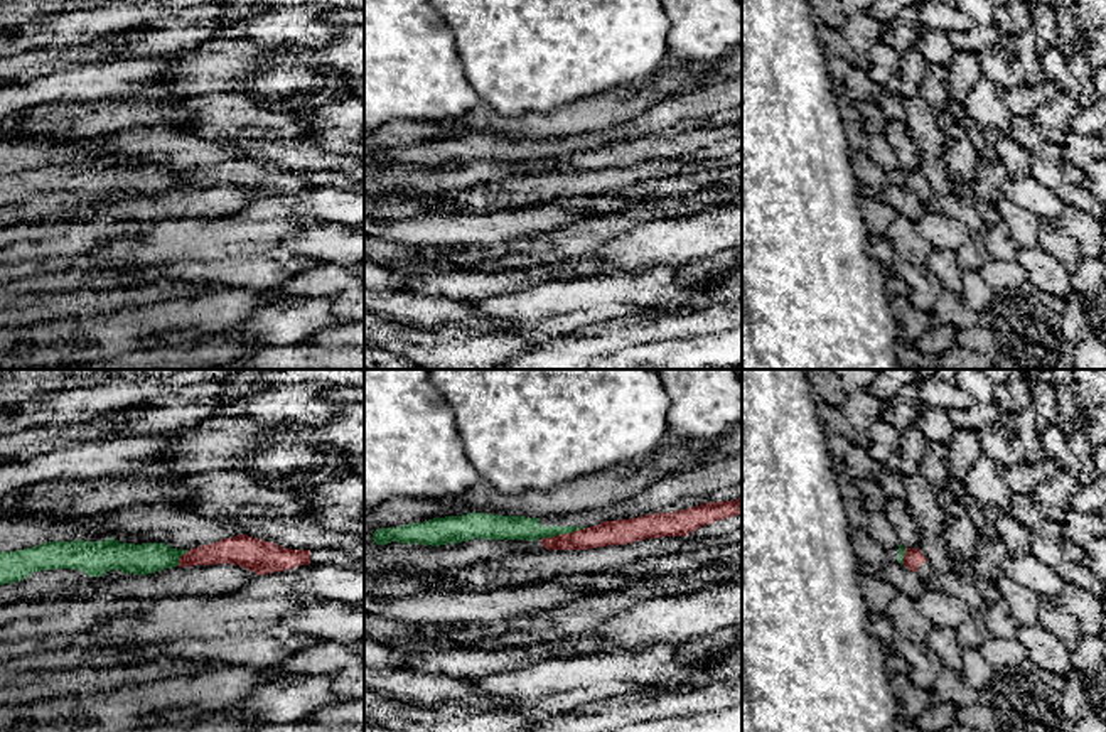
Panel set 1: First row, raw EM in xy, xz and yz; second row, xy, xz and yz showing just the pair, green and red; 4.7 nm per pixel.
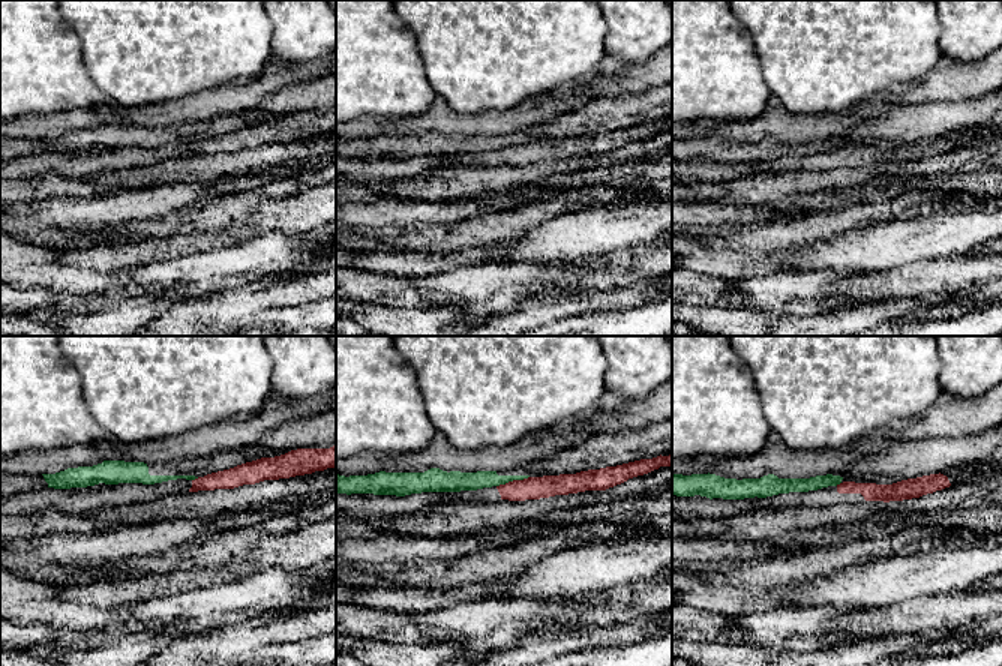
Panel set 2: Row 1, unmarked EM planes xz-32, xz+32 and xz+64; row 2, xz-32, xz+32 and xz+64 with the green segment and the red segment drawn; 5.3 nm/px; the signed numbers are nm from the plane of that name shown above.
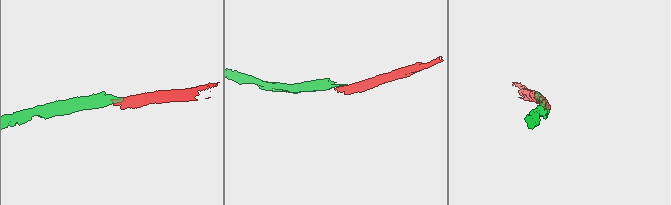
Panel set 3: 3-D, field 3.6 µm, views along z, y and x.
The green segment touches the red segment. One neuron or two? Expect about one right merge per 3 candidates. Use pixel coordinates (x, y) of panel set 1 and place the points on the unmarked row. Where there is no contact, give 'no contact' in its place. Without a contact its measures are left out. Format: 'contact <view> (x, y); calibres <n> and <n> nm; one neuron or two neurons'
contact xz (562, 156); calibres 110 and 120 nm; two neurons

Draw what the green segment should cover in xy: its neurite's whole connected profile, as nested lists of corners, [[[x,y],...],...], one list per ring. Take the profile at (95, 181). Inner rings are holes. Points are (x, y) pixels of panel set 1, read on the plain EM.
[[[49,164],[17,174],[0,174],[0,207],[27,201],[32,194],[71,191],[89,199],[103,199],[110,192],[147,197],[179,187],[189,172],[177,172],[165,165],[105,164]]]

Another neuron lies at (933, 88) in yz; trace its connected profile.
[[[927,64],[919,83],[919,96],[922,96],[936,113],[946,111],[946,105],[951,100],[946,86],[946,67]]]

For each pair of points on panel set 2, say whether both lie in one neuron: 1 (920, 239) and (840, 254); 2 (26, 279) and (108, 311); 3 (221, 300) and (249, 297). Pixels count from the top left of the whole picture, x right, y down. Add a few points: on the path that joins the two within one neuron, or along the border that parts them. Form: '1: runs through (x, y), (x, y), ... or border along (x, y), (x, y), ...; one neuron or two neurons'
1: runs through (900, 242), (872, 252), (860, 252); one neuron
2: border along (131, 293), (102, 299); two neurons
3: runs through (228, 300), (242, 300); one neuron

